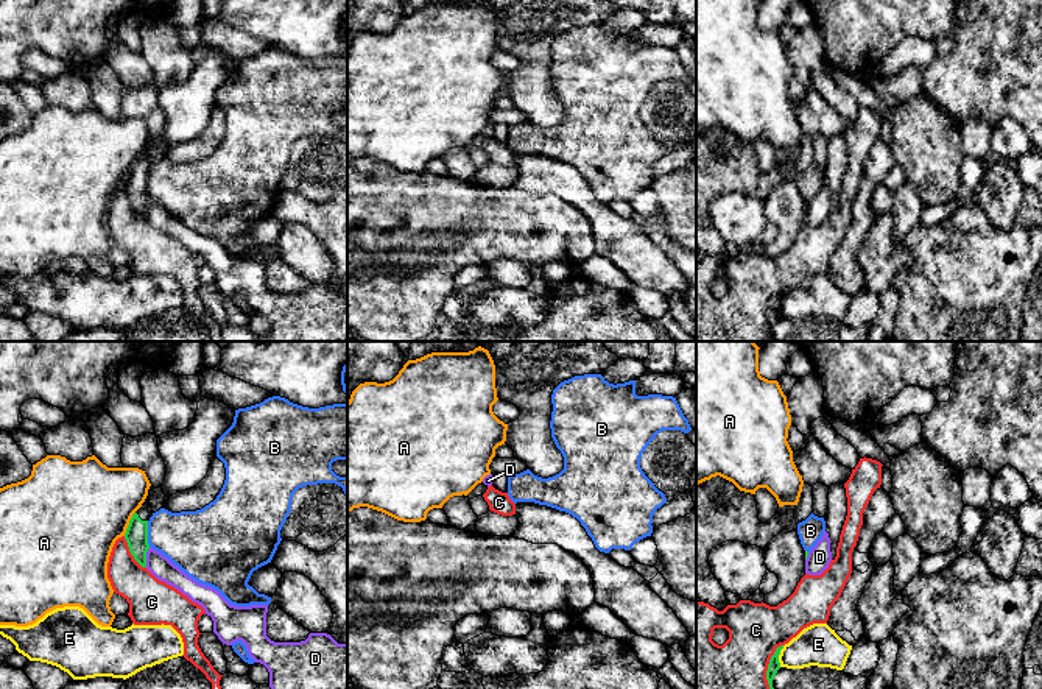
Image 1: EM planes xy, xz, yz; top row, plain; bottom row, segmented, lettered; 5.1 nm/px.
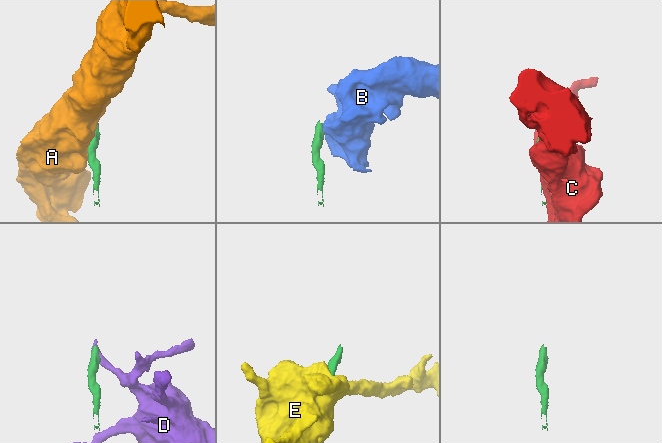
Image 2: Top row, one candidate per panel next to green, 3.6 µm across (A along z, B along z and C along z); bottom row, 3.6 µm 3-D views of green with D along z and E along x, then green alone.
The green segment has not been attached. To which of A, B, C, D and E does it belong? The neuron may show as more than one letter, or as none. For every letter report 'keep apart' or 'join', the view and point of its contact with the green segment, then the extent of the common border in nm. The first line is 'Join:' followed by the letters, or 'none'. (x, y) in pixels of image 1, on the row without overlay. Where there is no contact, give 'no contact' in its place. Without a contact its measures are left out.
Join: none
A: keep apart; meets green in xy at (130, 175); contact 140 nm long
B: keep apart; meets green in xy at (147, 184); contact 140 nm long
C: keep apart; meets green in yz at (768, 317); contact 260 nm long
D: keep apart; meets green in xy at (145, 208); contact 110 nm long
E: keep apart; meets green in yz at (777, 307); contact 110 nm long

